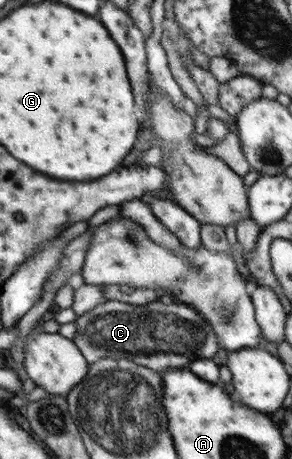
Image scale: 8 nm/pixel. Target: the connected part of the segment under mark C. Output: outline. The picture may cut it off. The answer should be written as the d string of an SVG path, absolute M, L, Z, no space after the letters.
M106 300L85 314L78 315L74 321L77 332L72 340L82 349L83 356L86 356L91 364L95 364L100 358L127 359L134 361L135 364L143 364L145 368L155 368L159 372L165 372L167 368L185 369L199 358L211 359L217 354L220 348L216 340L217 335L205 321L204 316L187 303L177 304L157 300L151 304L137 306L117 300Z

